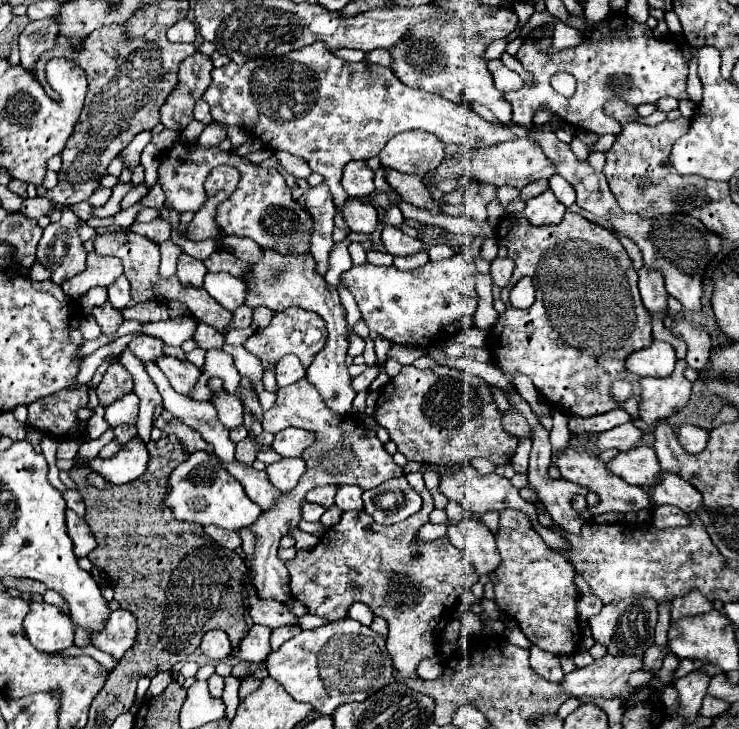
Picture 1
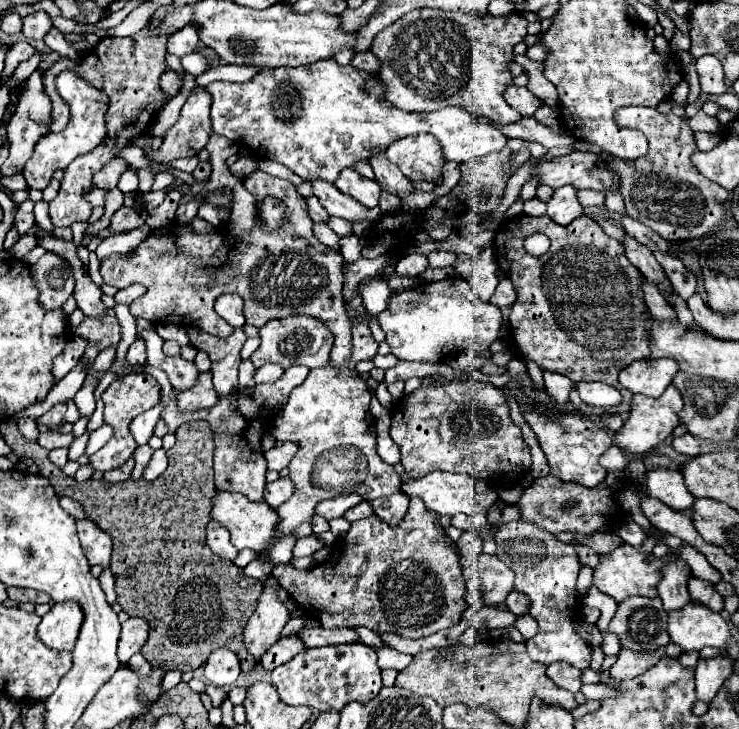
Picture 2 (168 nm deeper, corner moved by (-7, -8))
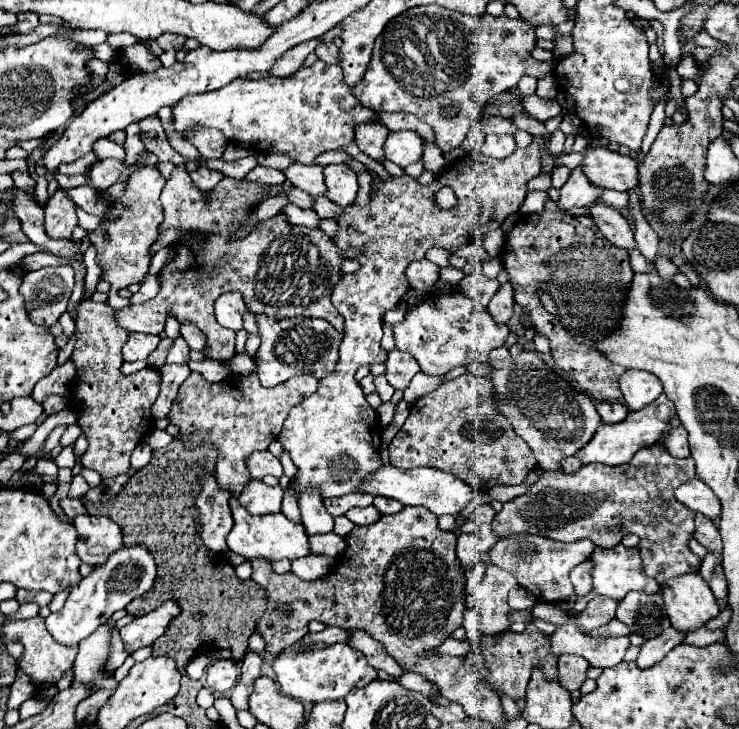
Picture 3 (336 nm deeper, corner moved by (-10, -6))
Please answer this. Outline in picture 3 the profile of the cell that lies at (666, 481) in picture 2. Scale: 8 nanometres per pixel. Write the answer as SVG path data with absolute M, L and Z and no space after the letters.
M692 478L690 482L682 482L682 486L678 486L678 490L676 490L676 498L692 512L700 512L706 518L720 516L718 498L710 490L710 486L706 486L706 482L702 482L700 478Z

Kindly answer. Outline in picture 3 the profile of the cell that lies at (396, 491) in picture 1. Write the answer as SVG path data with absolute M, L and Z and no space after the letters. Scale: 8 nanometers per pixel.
M376 496L376 498L374 498L374 506L376 506L382 514L396 514L396 512L400 512L400 510L404 508L400 502L394 502L394 500L382 498L382 496Z

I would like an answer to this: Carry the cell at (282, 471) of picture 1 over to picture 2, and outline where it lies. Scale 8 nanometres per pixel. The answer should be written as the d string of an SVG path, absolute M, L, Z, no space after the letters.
M279 478L279 480L265 486L263 502L267 502L275 510L285 500L289 500L289 496L291 496L291 478Z

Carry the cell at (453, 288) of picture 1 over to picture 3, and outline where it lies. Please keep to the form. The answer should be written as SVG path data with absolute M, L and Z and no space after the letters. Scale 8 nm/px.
M452 290L448 294L432 294L420 304L410 306L406 318L400 324L394 324L392 332L396 348L412 354L422 372L446 374L462 364L470 366L472 362L488 362L488 352L506 342L510 328L494 322L490 312L478 306L462 290Z

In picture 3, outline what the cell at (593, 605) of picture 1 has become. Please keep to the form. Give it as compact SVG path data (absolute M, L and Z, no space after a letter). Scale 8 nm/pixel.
M596 596L592 602L588 602L586 610L582 610L582 612L576 616L576 624L582 626L582 628L586 628L586 630L604 626L604 624L608 624L608 622L614 618L616 606L618 606L616 600Z

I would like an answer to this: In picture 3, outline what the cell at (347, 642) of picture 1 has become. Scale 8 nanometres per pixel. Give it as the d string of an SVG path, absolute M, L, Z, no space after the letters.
M292 644L284 652L280 652L272 664L276 672L276 680L280 684L282 694L304 700L304 702L326 702L326 700L342 700L352 688L364 688L366 684L378 678L378 670L374 670L362 652L350 648L348 644L332 644L332 646L302 646Z

